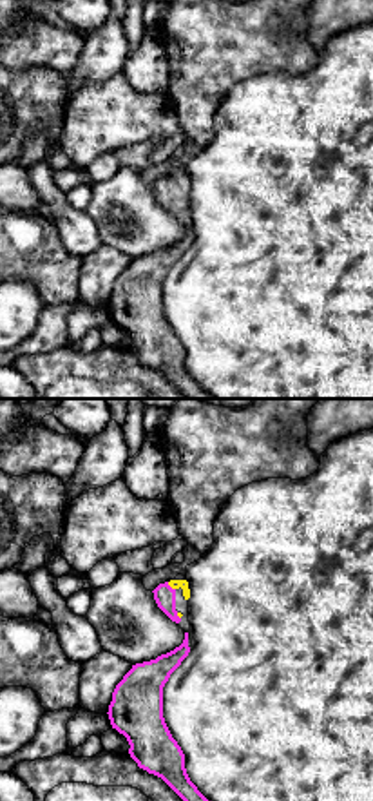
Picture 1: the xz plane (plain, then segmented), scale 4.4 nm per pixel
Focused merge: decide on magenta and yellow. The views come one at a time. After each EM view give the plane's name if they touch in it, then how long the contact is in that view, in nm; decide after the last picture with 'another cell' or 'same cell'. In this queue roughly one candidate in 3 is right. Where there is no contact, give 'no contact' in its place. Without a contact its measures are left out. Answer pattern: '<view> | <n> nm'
xz | 50 nm

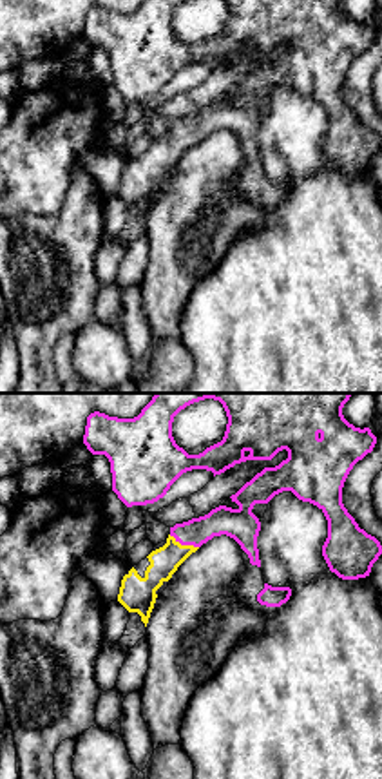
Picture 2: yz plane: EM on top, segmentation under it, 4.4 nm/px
yz | 150 nm

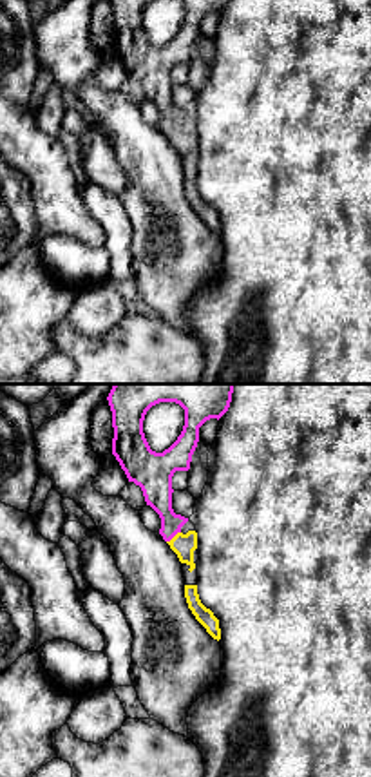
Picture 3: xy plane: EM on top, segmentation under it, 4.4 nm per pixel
xy | 80 nm

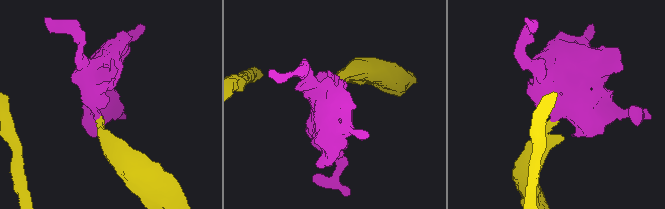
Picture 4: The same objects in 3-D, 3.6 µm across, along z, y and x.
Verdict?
same cell

